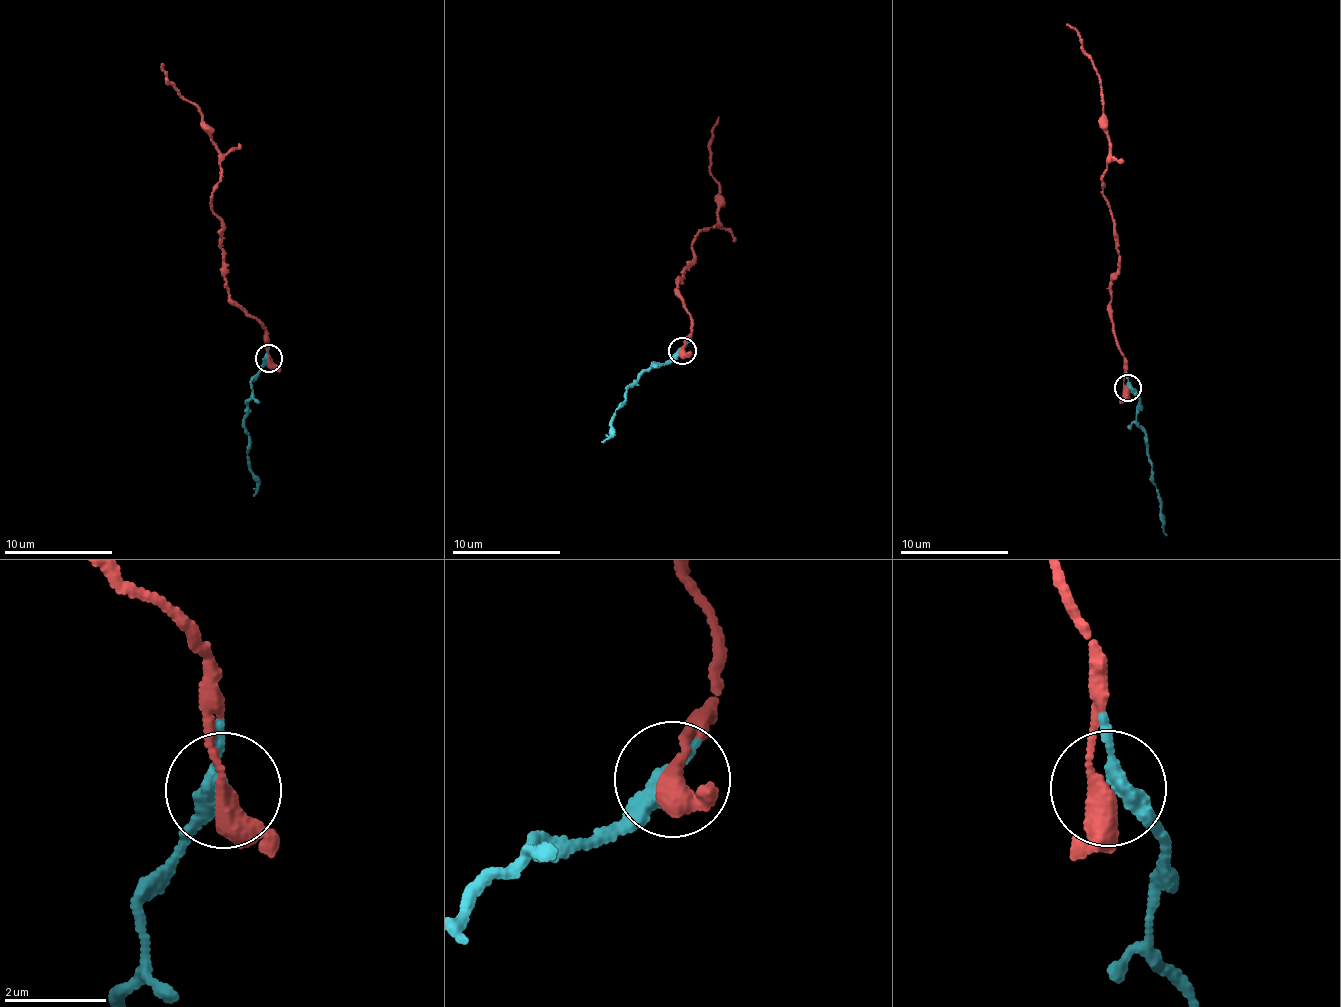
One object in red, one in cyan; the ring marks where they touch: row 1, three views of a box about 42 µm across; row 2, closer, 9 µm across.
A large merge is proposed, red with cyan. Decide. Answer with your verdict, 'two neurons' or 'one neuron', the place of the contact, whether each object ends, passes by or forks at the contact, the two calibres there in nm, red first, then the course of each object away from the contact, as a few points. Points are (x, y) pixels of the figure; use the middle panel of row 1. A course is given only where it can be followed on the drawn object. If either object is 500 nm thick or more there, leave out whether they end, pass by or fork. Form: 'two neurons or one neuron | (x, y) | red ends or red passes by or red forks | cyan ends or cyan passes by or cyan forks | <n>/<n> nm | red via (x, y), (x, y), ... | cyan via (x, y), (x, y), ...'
one neuron | (682, 350) | red forks | cyan passes by | 280/300 nm | red via (681, 350), (693, 330), (677, 282), (695, 255), (692, 247), (701, 233), (720, 221), (711, 166), (718, 116) | cyan via (682, 349), (670, 360), (653, 362), (628, 386), (610, 417), (611, 434), (601, 443)

